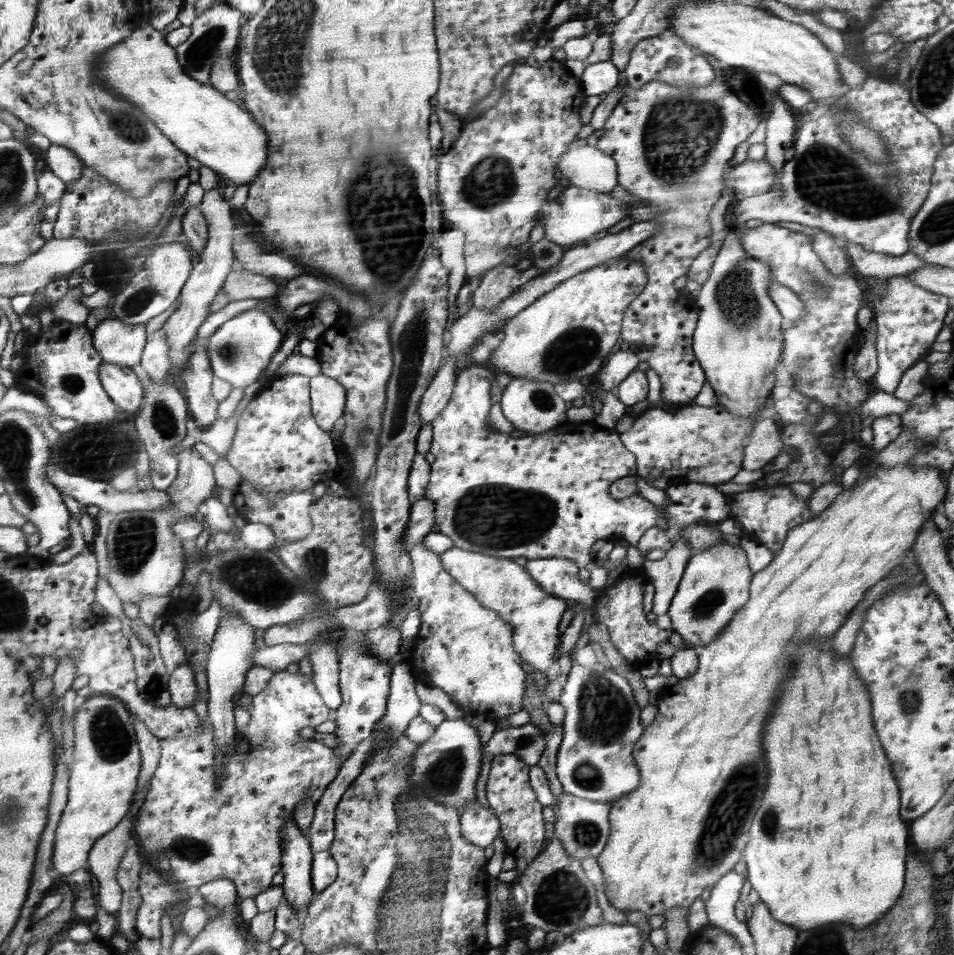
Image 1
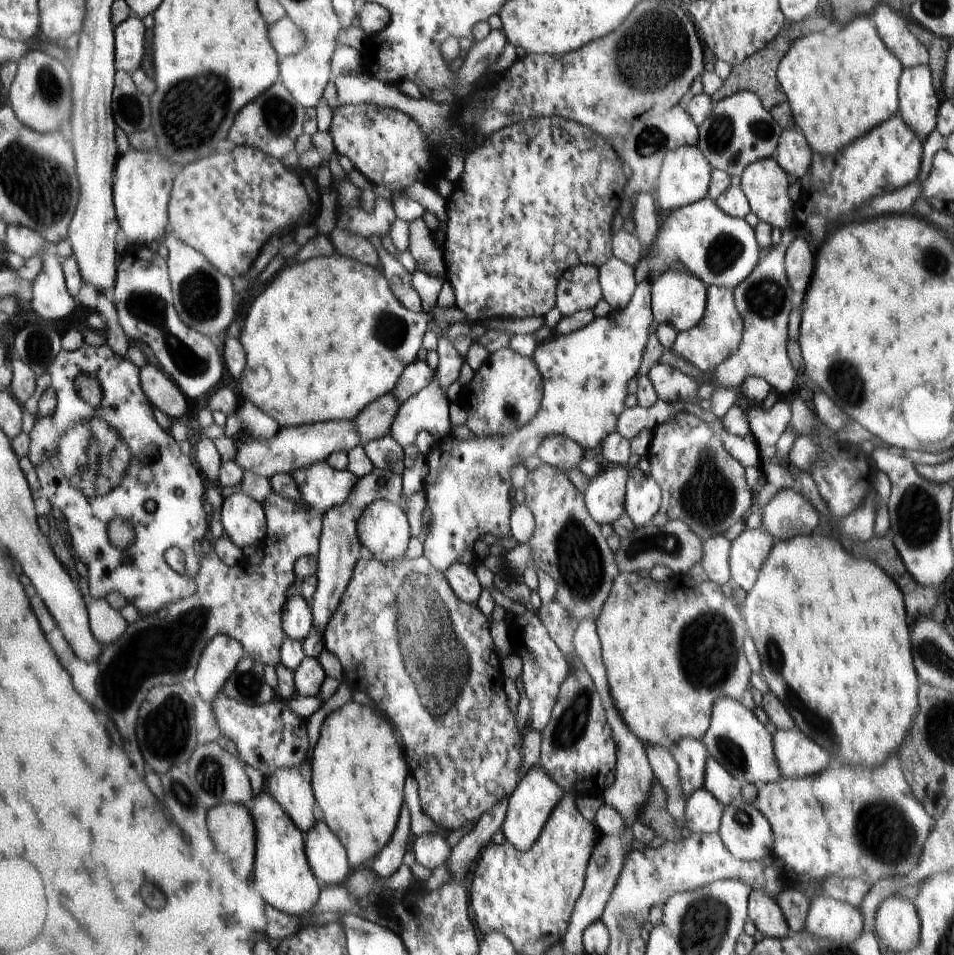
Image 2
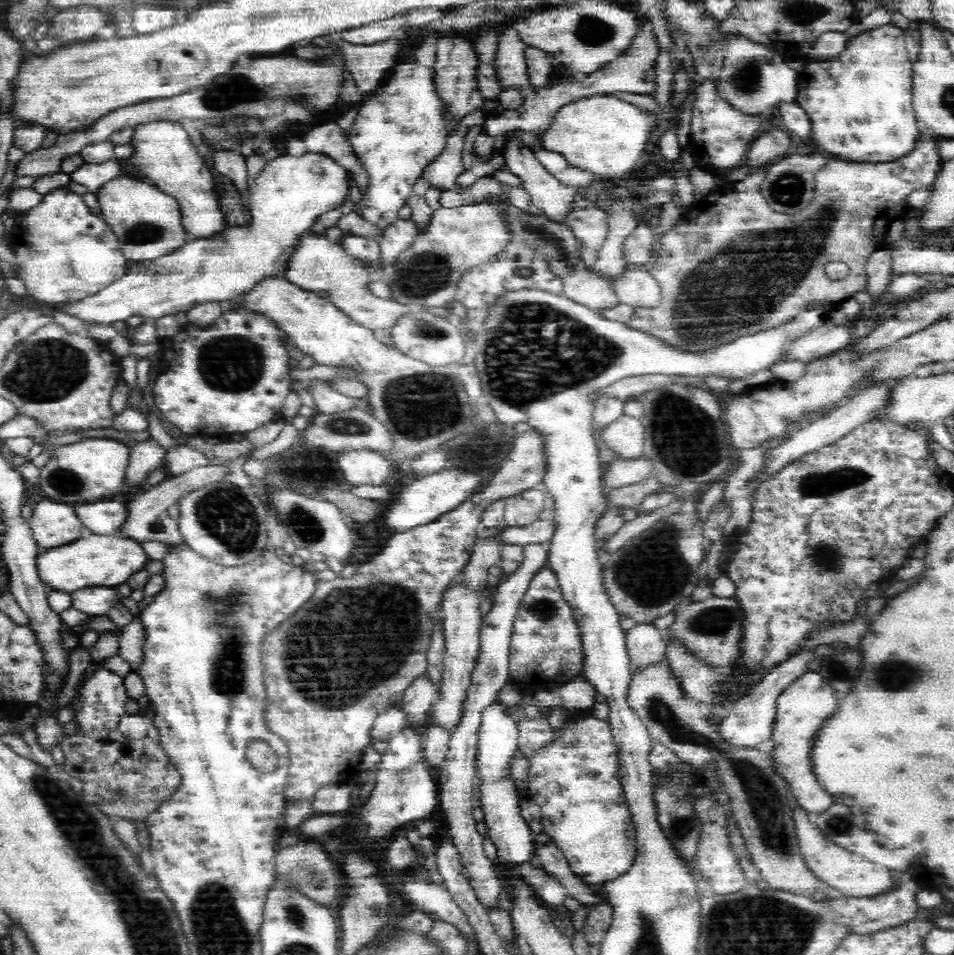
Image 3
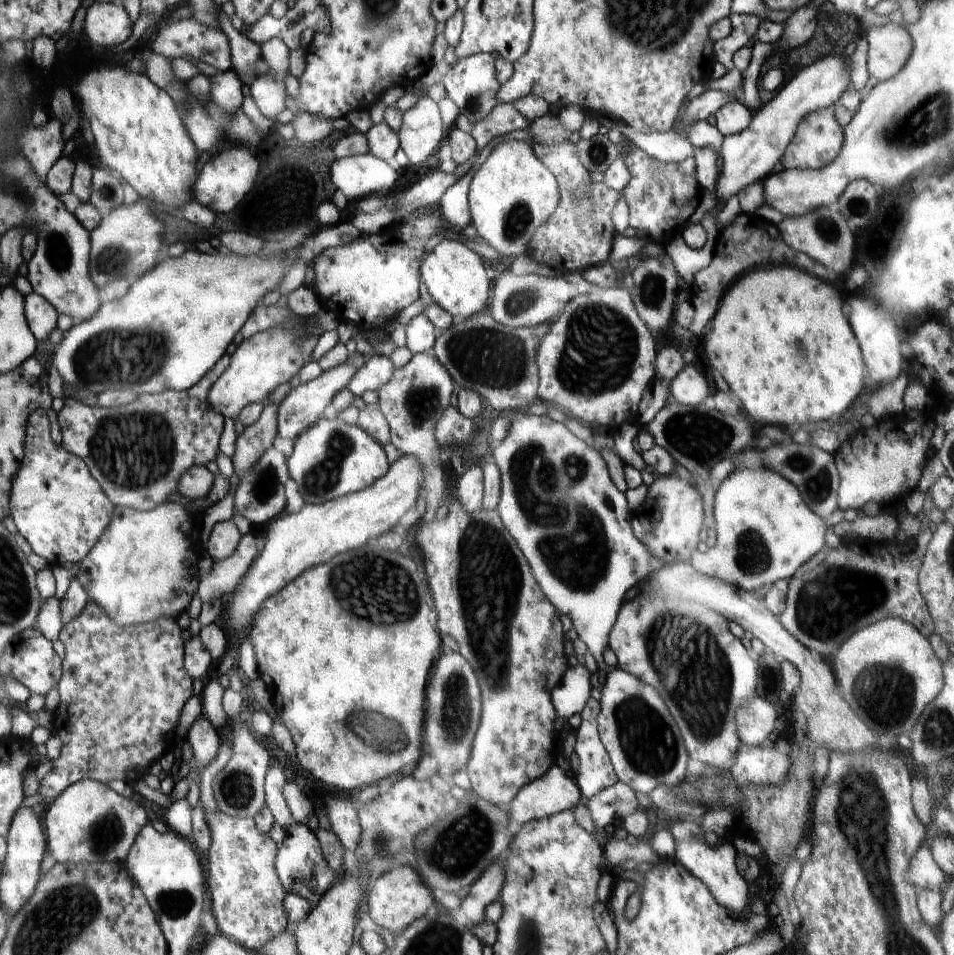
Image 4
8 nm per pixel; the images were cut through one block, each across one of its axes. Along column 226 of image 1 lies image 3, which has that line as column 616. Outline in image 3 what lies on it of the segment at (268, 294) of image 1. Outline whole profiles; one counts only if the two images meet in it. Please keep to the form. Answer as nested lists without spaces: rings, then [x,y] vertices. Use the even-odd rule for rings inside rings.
[[[628,271],[613,287],[620,301],[634,309],[655,309],[664,298],[660,283],[648,271]]]

